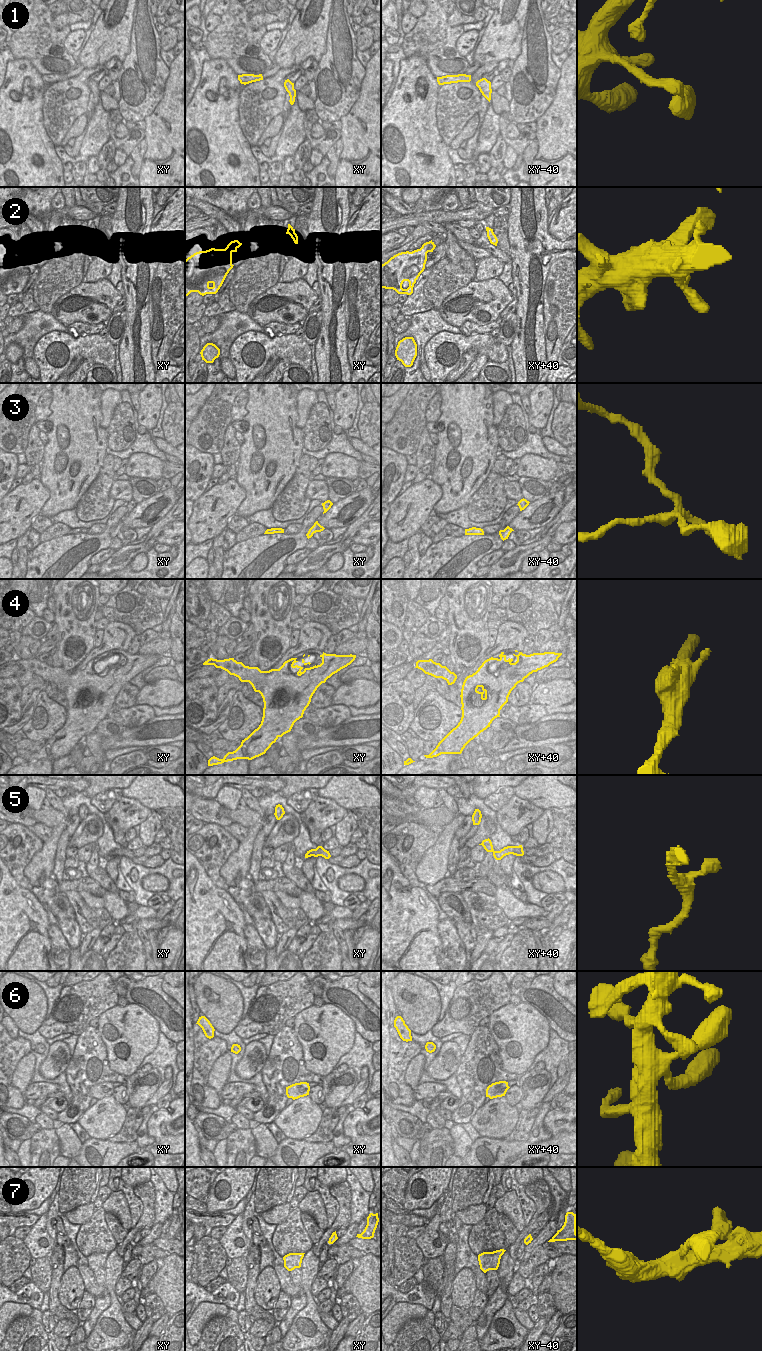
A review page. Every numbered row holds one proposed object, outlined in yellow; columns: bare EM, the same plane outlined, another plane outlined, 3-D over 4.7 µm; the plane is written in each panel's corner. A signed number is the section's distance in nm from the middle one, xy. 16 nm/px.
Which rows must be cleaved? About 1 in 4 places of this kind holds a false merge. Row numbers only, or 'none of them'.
3

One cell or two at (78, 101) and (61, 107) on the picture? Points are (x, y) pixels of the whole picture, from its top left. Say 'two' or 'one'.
one

